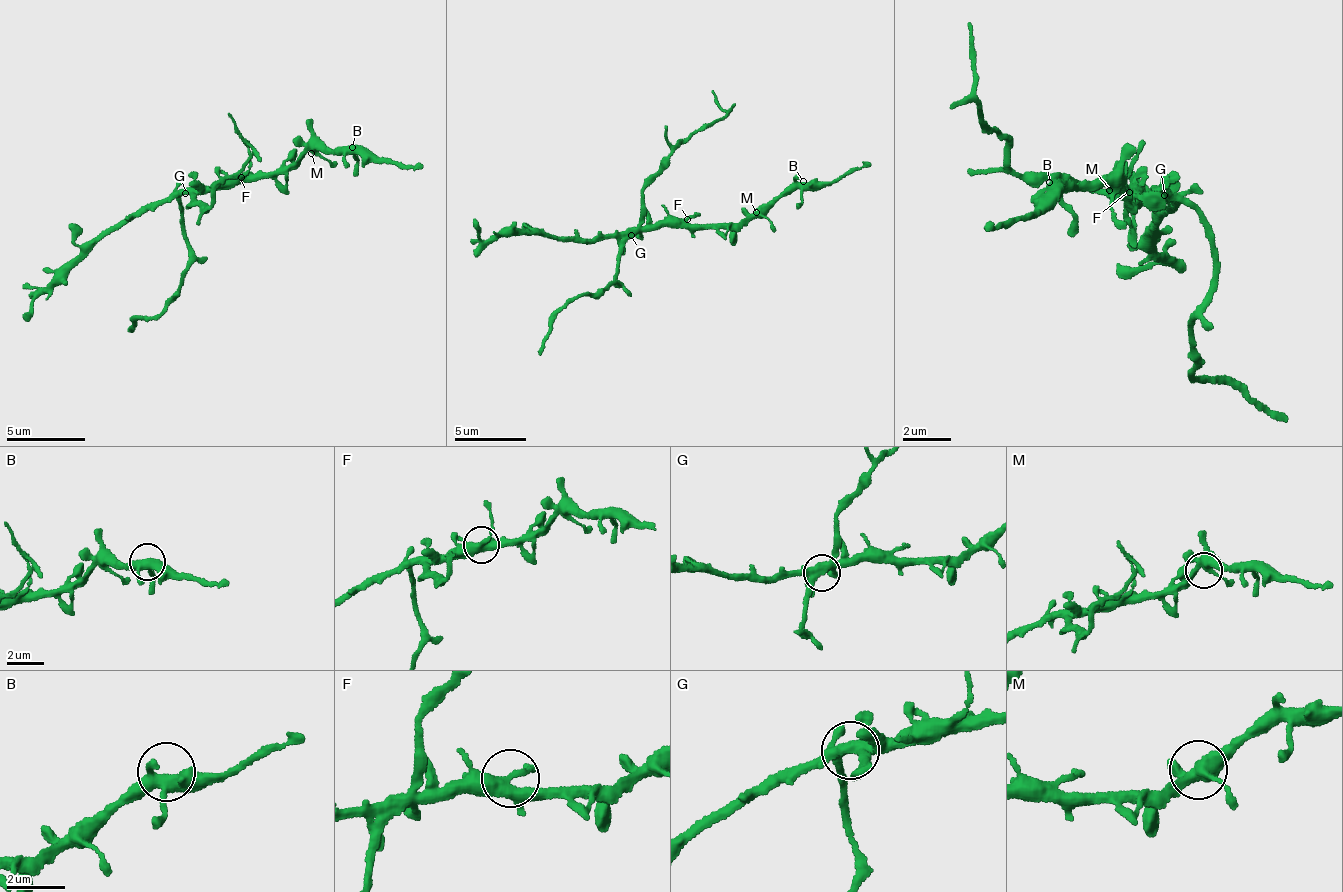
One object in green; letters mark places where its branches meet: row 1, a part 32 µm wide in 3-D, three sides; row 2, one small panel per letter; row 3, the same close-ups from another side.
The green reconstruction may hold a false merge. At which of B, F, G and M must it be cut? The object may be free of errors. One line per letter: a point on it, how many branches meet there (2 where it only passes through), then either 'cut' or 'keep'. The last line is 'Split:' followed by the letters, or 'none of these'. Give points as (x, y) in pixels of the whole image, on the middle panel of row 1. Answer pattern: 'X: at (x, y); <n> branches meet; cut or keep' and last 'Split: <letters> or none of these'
B: at (803, 181); 4 branches meet; keep
F: at (687, 219); 4 branches meet; keep
G: at (631, 235); 5 branches meet; keep
M: at (756, 212); 5 branches meet; keep
Split: none of these

